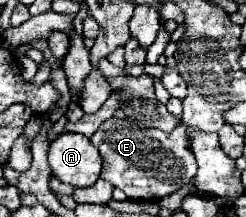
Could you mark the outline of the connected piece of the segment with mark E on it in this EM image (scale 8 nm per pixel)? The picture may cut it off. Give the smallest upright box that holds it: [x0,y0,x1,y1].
[90,118,196,200]

